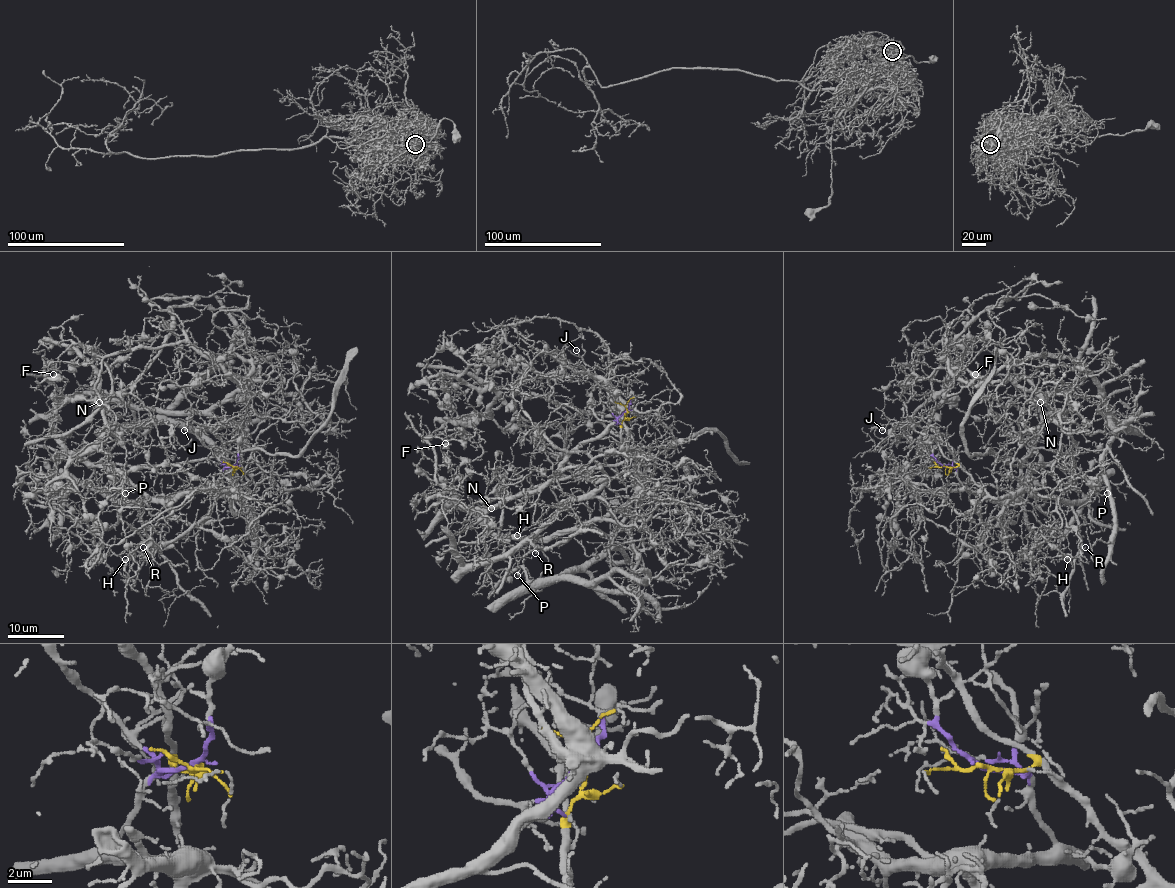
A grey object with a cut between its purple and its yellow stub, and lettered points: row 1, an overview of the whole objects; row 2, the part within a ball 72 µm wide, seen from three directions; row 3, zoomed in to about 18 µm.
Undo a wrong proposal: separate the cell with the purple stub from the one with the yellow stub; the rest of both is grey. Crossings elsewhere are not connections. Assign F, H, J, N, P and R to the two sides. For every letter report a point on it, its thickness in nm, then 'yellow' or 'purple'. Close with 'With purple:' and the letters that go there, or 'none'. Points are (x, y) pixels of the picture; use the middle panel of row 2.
F: place (445, 443); calibre 120 nm; purple
H: place (517, 535); calibre 110 nm; purple
J: place (576, 350); calibre 160 nm; yellow
N: place (491, 508); calibre 110 nm; purple
P: place (517, 575); calibre 170 nm; yellow
R: place (535, 553); calibre 160 nm; yellow
With purple: F, H, N

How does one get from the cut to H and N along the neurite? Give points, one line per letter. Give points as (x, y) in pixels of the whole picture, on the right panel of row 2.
H: (943, 466), (953, 468), (970, 490), (1048, 513), (1055, 532), (1038, 549), (1058, 562), (1068, 559)
N: (943, 466), (953, 468), (956, 478), (970, 490), (1013, 500), (1038, 466), (1040, 399), (1045, 393), (1040, 402)

